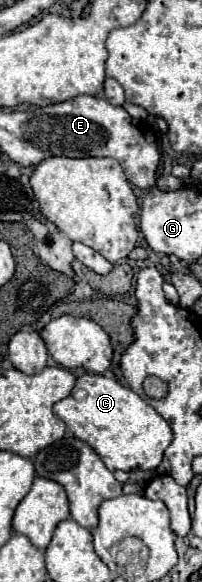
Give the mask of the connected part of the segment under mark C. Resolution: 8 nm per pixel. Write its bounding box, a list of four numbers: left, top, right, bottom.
[54,375,172,471]

